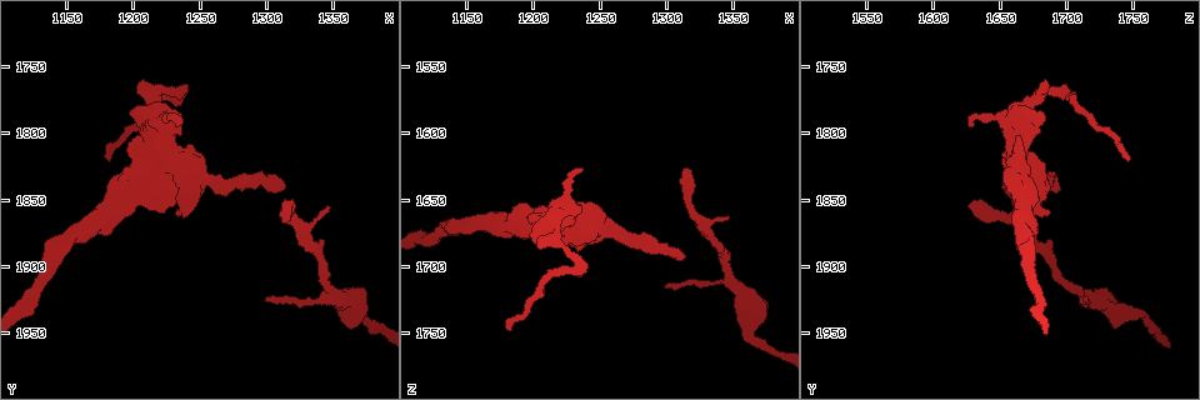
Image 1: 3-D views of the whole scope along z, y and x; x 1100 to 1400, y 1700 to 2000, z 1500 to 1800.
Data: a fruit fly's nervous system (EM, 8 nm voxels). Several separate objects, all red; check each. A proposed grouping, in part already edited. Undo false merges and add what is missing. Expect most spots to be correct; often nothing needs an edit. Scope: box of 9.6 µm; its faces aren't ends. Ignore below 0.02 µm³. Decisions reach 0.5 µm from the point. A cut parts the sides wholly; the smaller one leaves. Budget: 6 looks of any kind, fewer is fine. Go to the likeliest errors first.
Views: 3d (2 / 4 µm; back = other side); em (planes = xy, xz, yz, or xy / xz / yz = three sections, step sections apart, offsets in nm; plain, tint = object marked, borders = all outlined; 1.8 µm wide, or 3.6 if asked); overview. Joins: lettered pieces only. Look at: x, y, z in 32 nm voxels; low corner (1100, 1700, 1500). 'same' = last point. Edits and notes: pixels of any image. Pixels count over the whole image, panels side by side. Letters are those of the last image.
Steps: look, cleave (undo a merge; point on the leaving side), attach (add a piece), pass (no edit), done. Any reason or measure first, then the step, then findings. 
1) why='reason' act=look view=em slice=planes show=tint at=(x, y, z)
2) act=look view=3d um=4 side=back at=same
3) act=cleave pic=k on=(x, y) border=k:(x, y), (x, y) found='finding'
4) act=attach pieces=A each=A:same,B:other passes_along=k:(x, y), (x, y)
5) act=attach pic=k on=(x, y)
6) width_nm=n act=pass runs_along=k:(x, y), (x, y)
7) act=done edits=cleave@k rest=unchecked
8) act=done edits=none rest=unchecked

why='free end' act=look view=em slice=planes show=borders at=(1314, 1854, 1628)

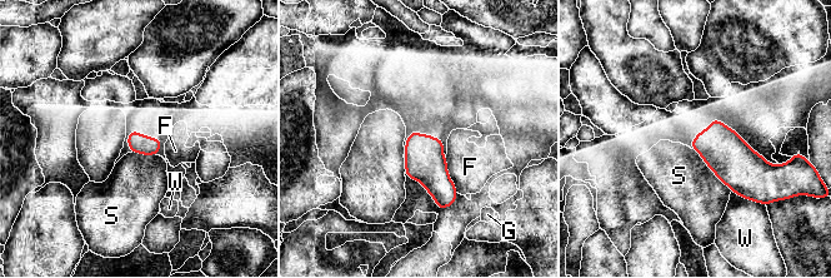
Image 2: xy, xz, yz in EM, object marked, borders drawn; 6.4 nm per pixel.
width_nm=130 act=pass each=F:other,G:other,S:other,W:other border=2:(692, 148), (731, 190) found='none of them fits'

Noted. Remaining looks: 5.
why='long arm stops here' act=look view=3d um=4 at=(1182, 1822, 1748)

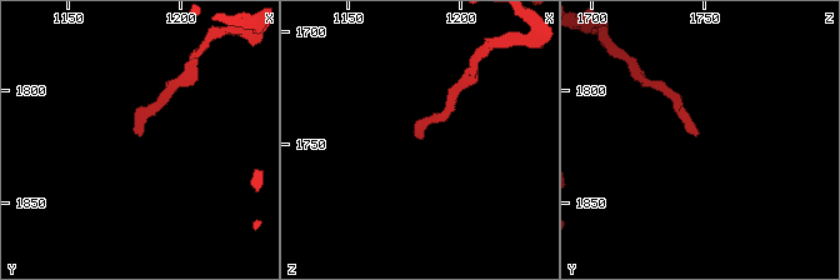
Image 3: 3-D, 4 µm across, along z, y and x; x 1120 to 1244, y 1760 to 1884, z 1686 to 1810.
act=look view=em slice=planes show=borders at=(1182, 1821, 1747)

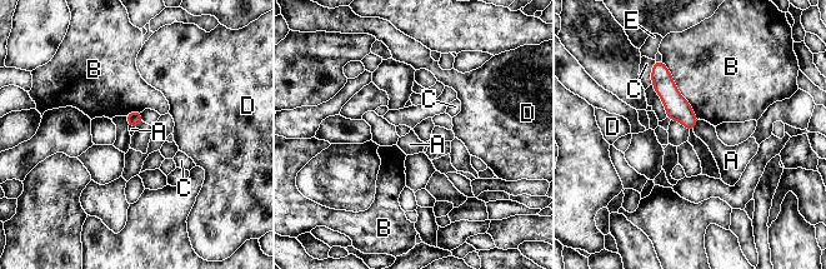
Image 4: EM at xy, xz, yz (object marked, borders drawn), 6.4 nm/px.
width_nm=100 act=pass each=A:other,B:other,C:other,D:other,E:other runs_along=4:(657, 66), (690, 126) found='none of them fits'

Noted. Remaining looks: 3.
act=look view=em slice=yz step=4 show=borders at=(1352, 1920, 1714)

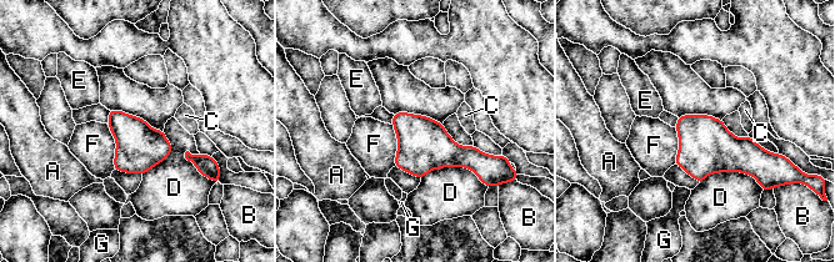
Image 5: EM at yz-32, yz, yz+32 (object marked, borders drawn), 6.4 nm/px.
width_nm=300 act=pass each=A:other,B:other,C:other,D:other,E:other,F:other,G:other border=5:(105, 124), (115, 142), (114, 169) found='continuous, no second neuron'

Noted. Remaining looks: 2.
act=done edits=none rest=unchecked

